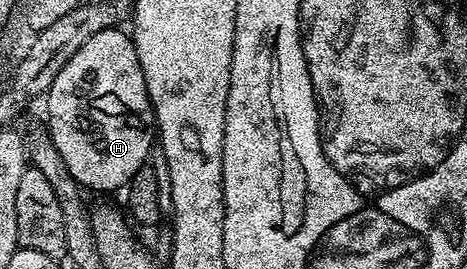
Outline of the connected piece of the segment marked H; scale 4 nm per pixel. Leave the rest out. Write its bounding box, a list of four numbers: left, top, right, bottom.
[44,27,156,193]

